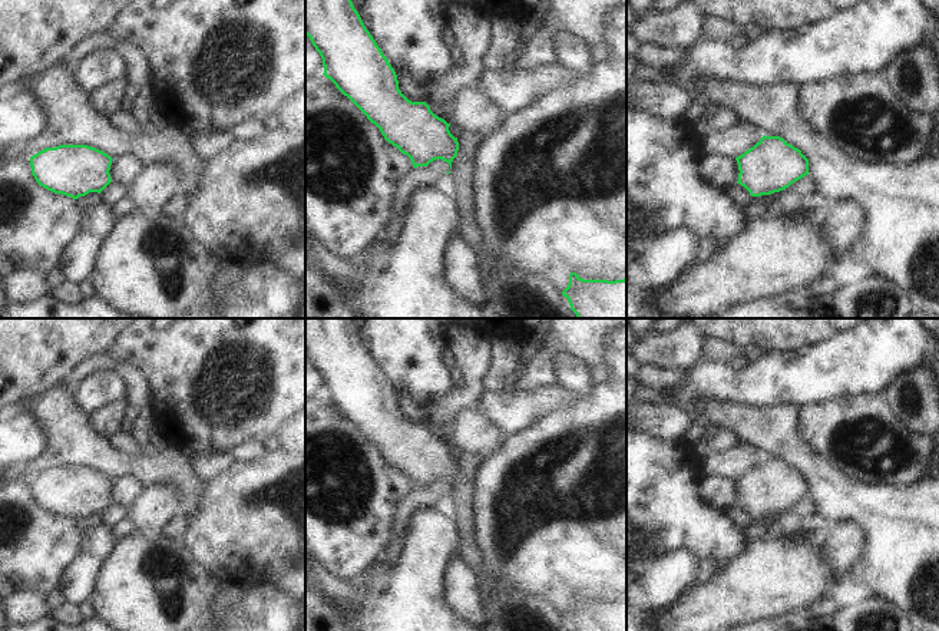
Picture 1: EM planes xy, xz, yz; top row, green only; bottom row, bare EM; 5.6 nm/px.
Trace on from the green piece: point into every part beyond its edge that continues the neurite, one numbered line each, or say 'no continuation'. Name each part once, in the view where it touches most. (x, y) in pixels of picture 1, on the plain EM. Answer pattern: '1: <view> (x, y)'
no continuation

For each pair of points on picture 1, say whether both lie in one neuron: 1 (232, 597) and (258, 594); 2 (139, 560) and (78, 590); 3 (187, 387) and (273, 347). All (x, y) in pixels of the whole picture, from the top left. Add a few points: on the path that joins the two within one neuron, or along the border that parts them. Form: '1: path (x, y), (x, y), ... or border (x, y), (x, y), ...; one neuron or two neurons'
1: border (247, 585), (242, 595), (224, 615); two neurons
2: border (111, 551), (101, 567), (95, 588), (89, 597); two neurons
3: path (201, 363), (205, 354), (221, 340), (248, 340); one neuron

